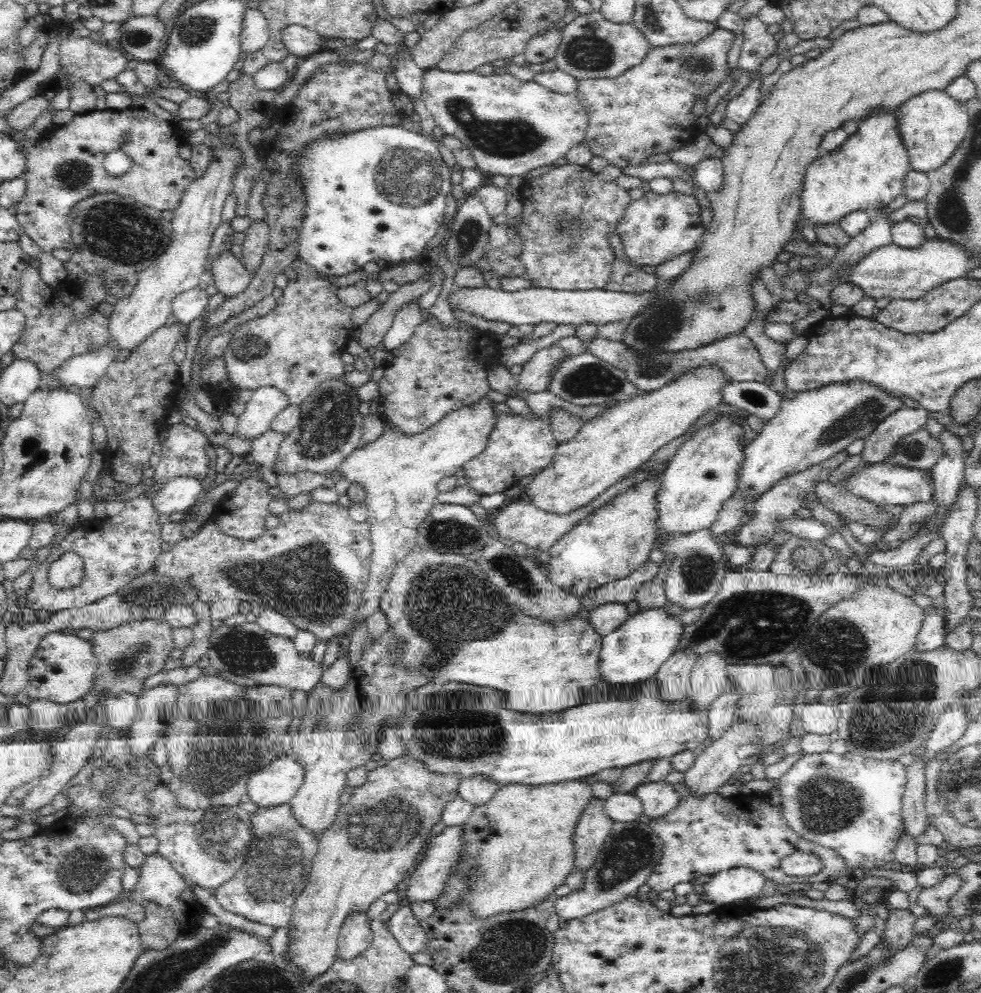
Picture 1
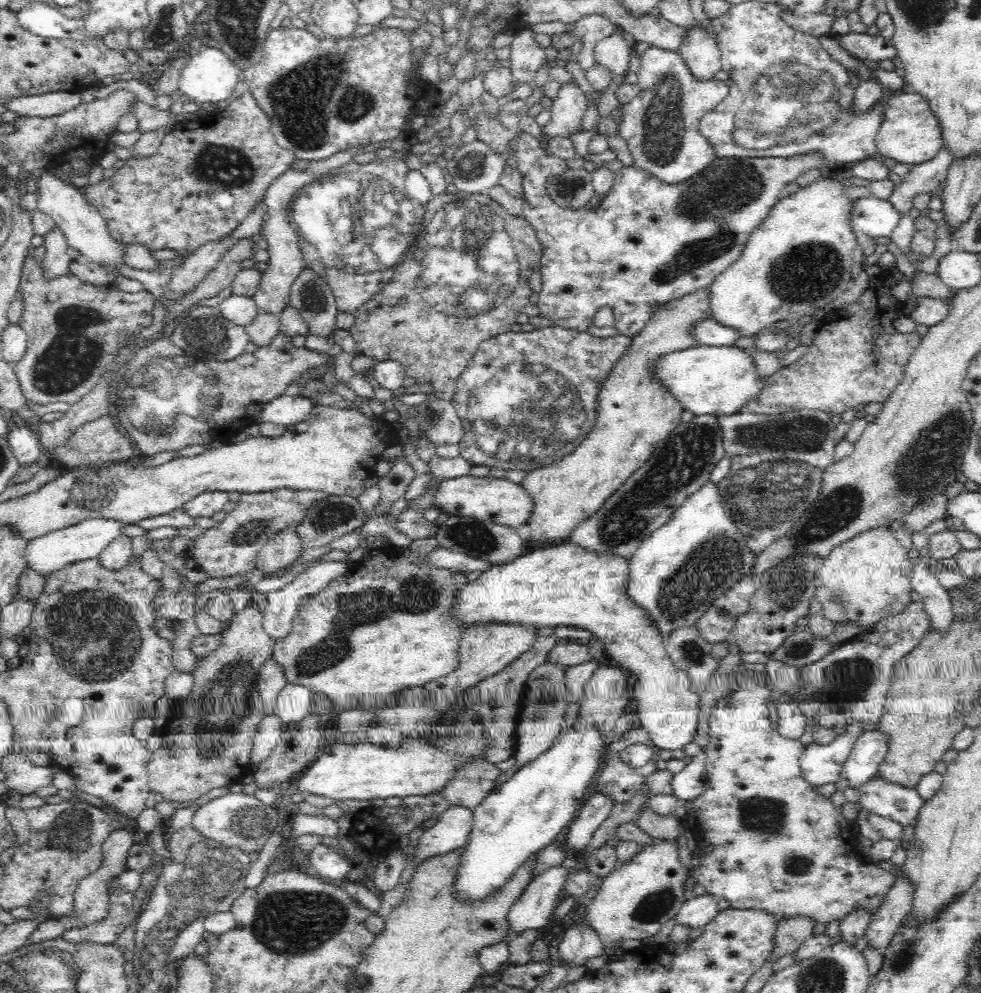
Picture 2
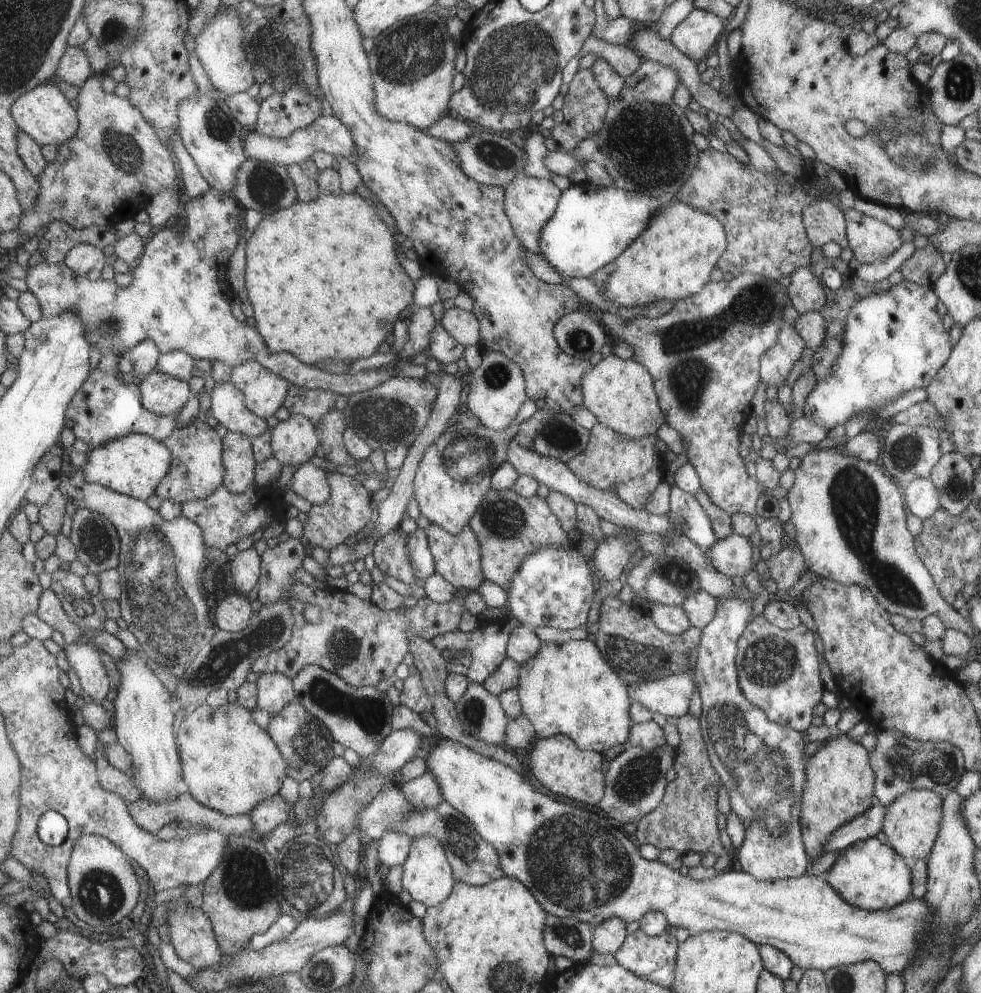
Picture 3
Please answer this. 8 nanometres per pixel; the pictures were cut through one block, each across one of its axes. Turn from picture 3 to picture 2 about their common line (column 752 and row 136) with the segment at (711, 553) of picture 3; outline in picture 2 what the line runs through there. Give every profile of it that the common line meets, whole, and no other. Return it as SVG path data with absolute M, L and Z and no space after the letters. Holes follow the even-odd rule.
M571 77L560 84L551 106L551 120L542 129L550 138L570 137L579 131L582 118L588 108L588 98Z

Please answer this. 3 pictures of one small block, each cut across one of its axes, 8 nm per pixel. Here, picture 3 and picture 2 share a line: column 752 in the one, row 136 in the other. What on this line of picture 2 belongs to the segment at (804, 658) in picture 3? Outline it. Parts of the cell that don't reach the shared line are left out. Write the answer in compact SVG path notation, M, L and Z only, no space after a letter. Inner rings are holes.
M652 45L640 59L636 84L640 92L630 102L620 105L623 111L620 112L618 135L626 141L638 169L650 172L667 184L682 183L704 170L717 158L712 145L700 134L699 120L728 96L729 87L724 83L724 77L710 78L707 81L696 79L677 50L664 50Z

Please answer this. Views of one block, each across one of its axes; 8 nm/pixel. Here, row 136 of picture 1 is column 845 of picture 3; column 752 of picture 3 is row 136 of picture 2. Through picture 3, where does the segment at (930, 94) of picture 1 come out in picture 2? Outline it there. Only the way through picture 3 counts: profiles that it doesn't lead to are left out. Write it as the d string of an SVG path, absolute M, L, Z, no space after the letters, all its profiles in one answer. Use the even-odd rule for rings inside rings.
M914 92L892 94L883 110L883 121L876 136L877 152L881 156L902 164L920 165L934 159L943 147L943 142L942 128L925 96Z

